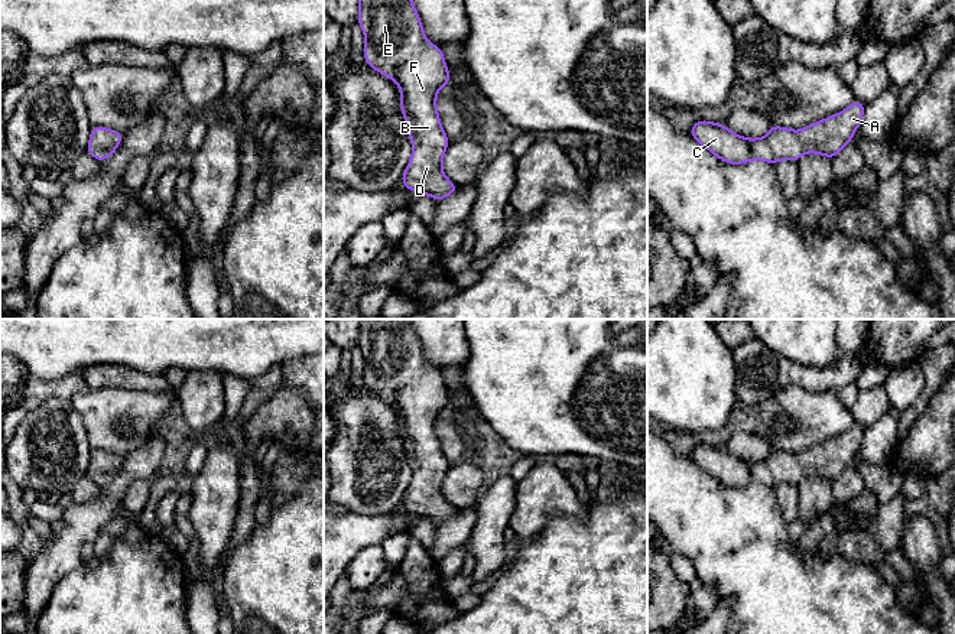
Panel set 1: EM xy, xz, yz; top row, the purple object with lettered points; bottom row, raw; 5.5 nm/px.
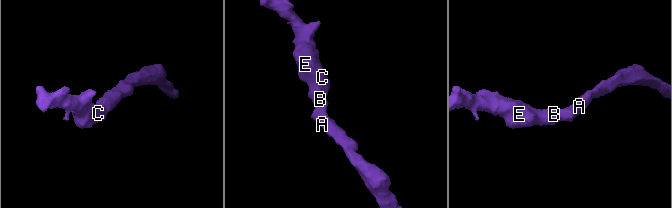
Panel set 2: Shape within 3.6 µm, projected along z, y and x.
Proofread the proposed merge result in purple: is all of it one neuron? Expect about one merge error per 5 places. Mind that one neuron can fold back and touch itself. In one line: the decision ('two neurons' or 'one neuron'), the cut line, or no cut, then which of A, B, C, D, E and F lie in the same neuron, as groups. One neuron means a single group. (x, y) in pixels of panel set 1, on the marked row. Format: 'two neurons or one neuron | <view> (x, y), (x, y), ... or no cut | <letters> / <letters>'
one neuron | no cut | A B C D E F

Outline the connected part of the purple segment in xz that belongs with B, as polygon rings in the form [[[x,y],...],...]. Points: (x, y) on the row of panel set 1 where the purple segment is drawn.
[[[358,0],[357,22],[366,38],[364,62],[379,74],[392,78],[400,88],[400,111],[413,144],[400,182],[407,191],[429,195],[439,202],[458,191],[458,185],[451,182],[442,170],[445,149],[451,142],[441,124],[436,95],[444,85],[452,82],[442,48],[426,39],[412,0]]]

